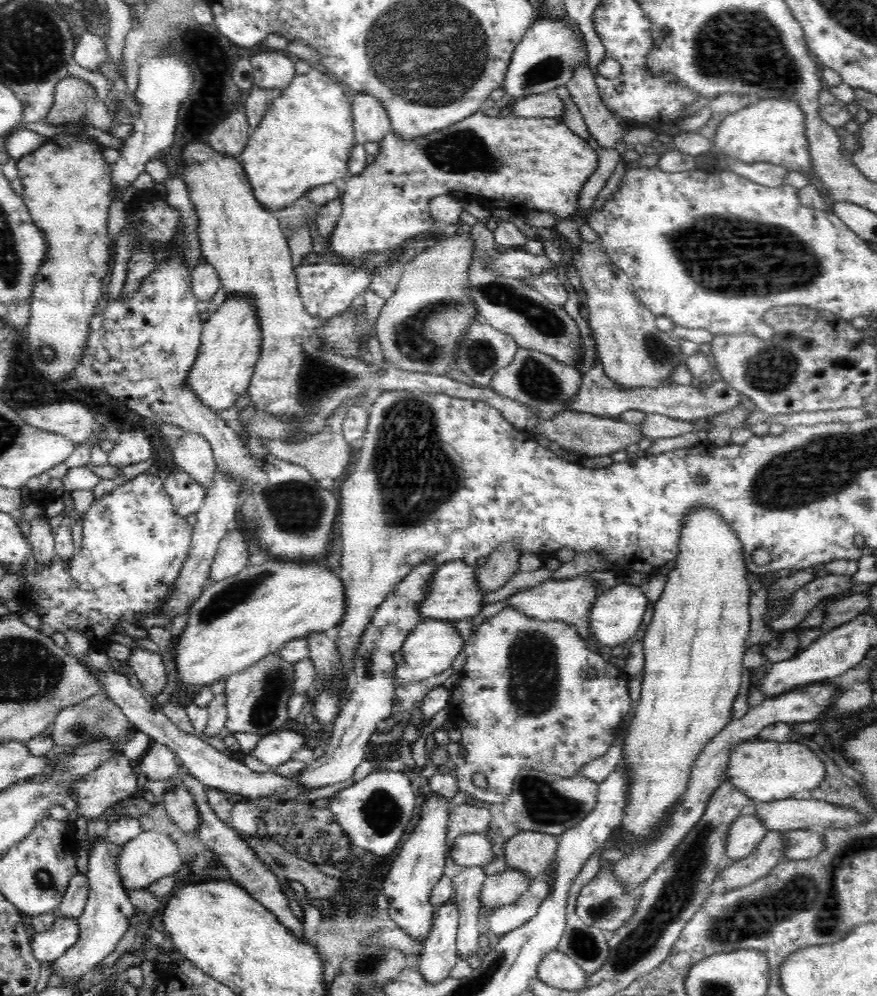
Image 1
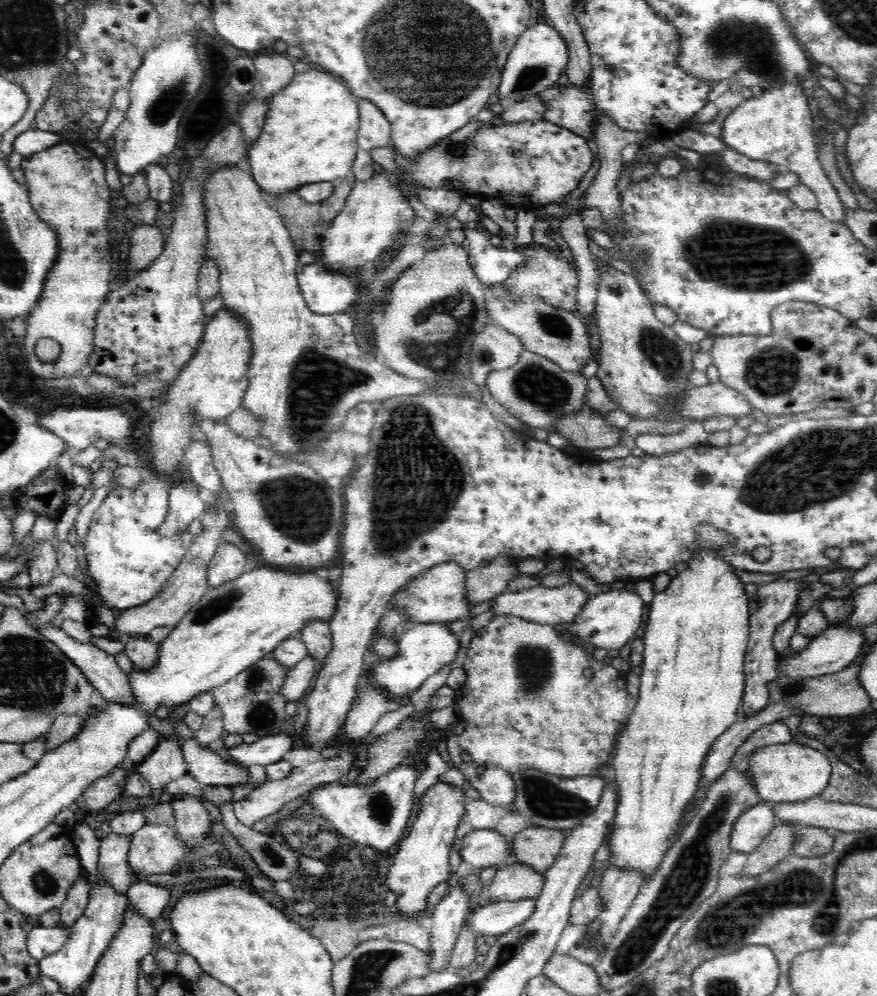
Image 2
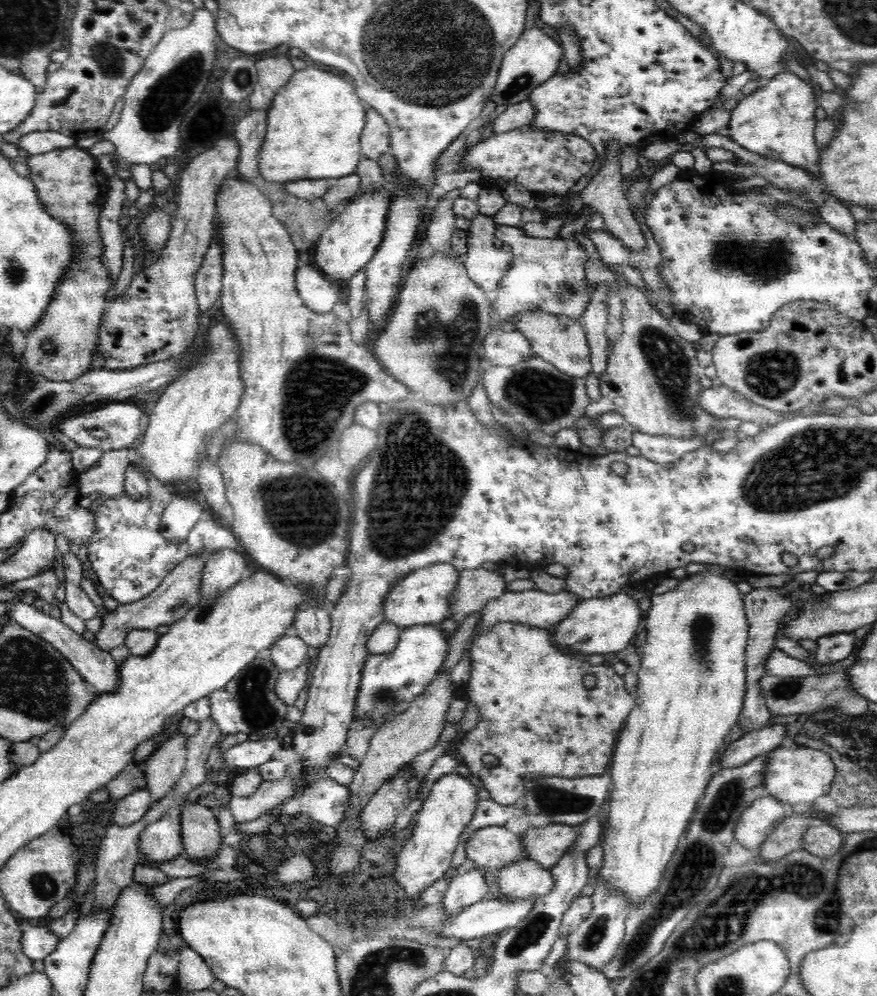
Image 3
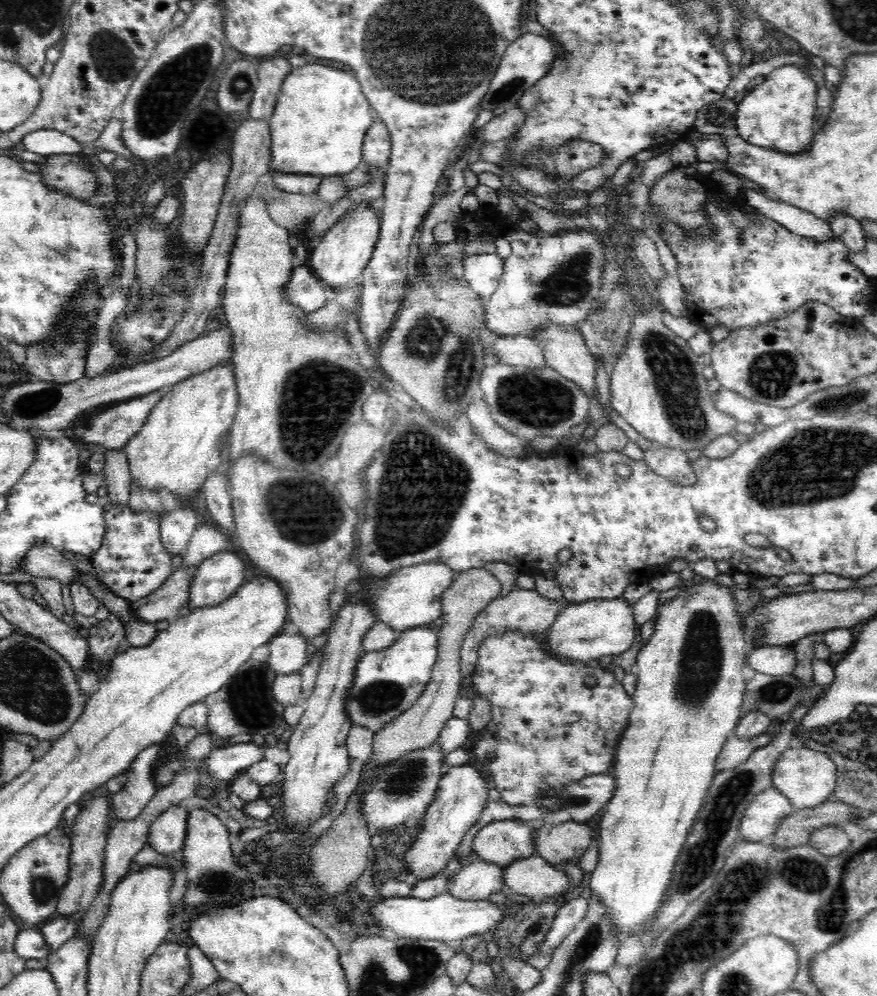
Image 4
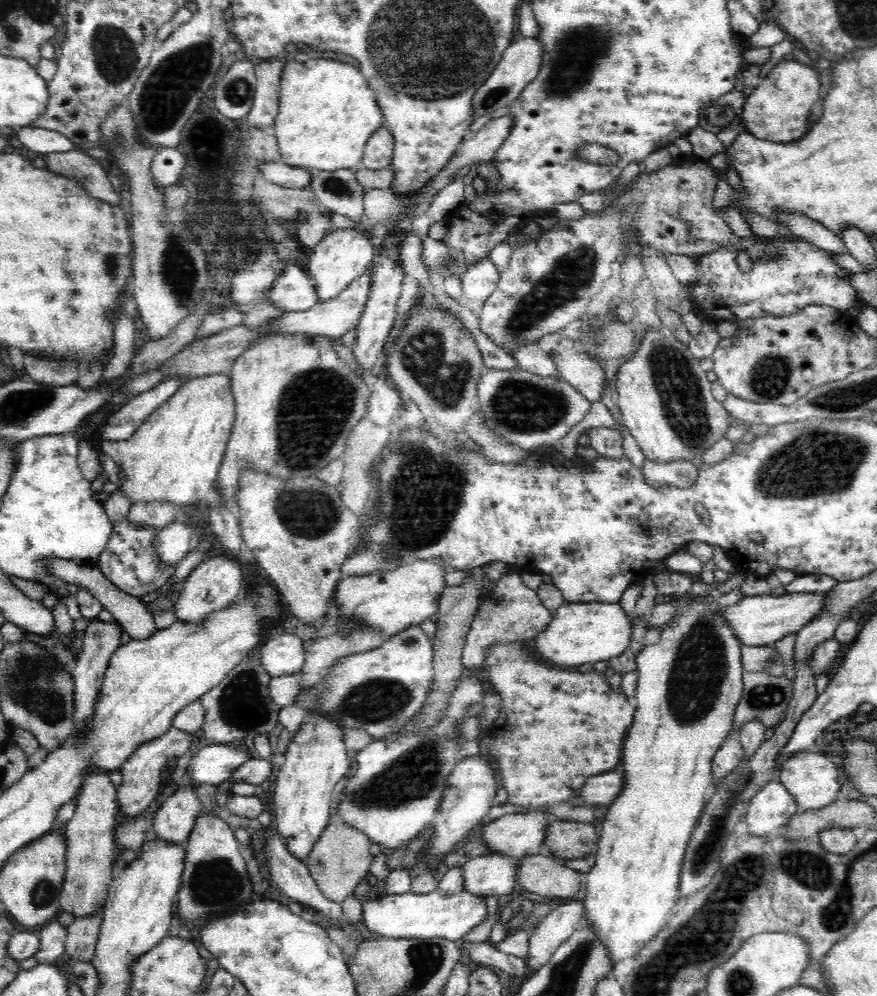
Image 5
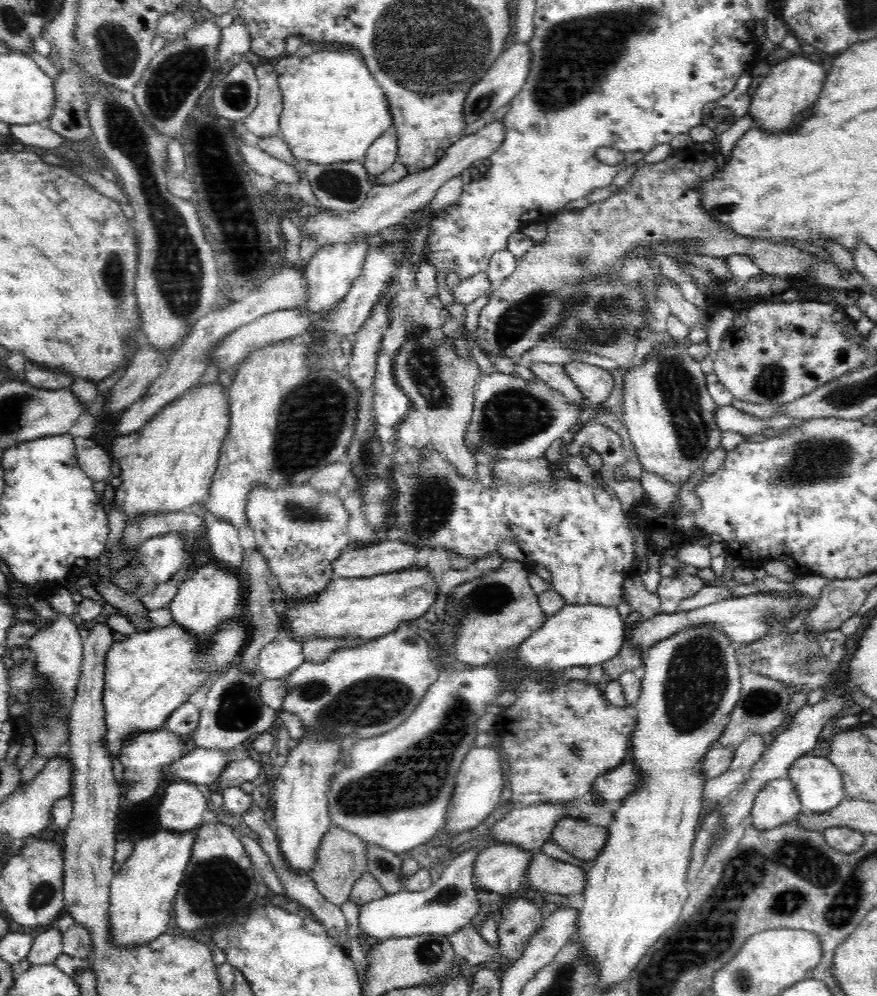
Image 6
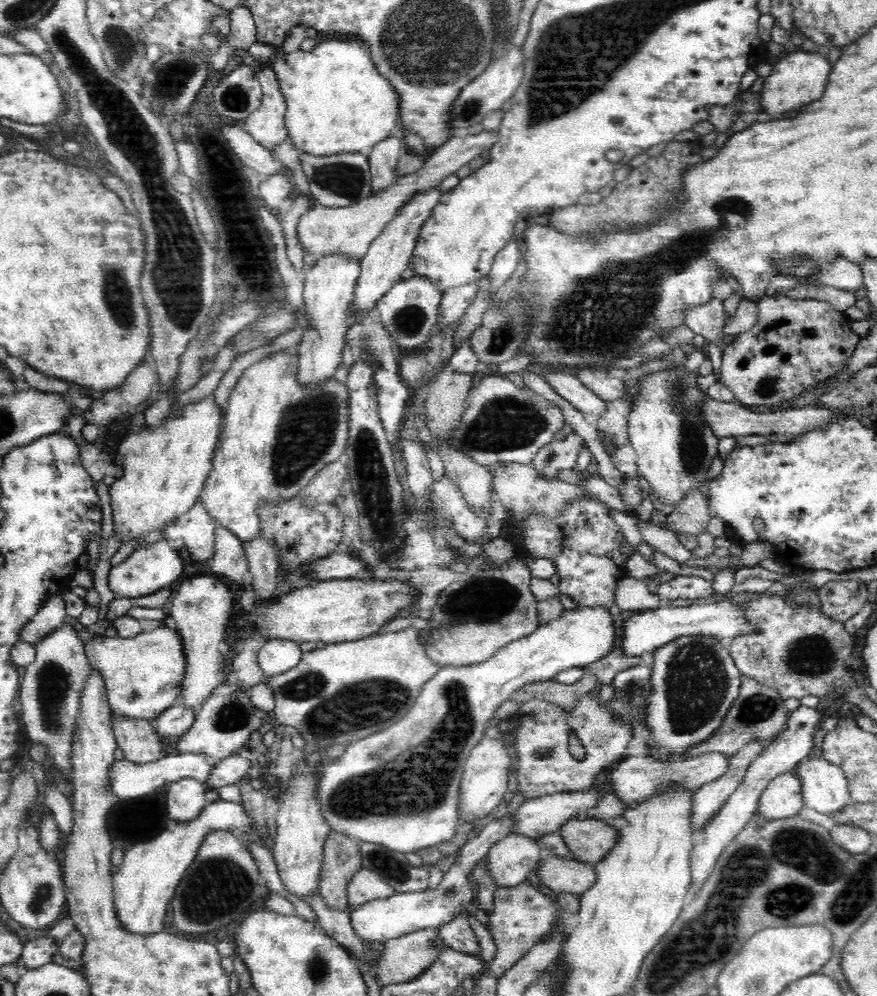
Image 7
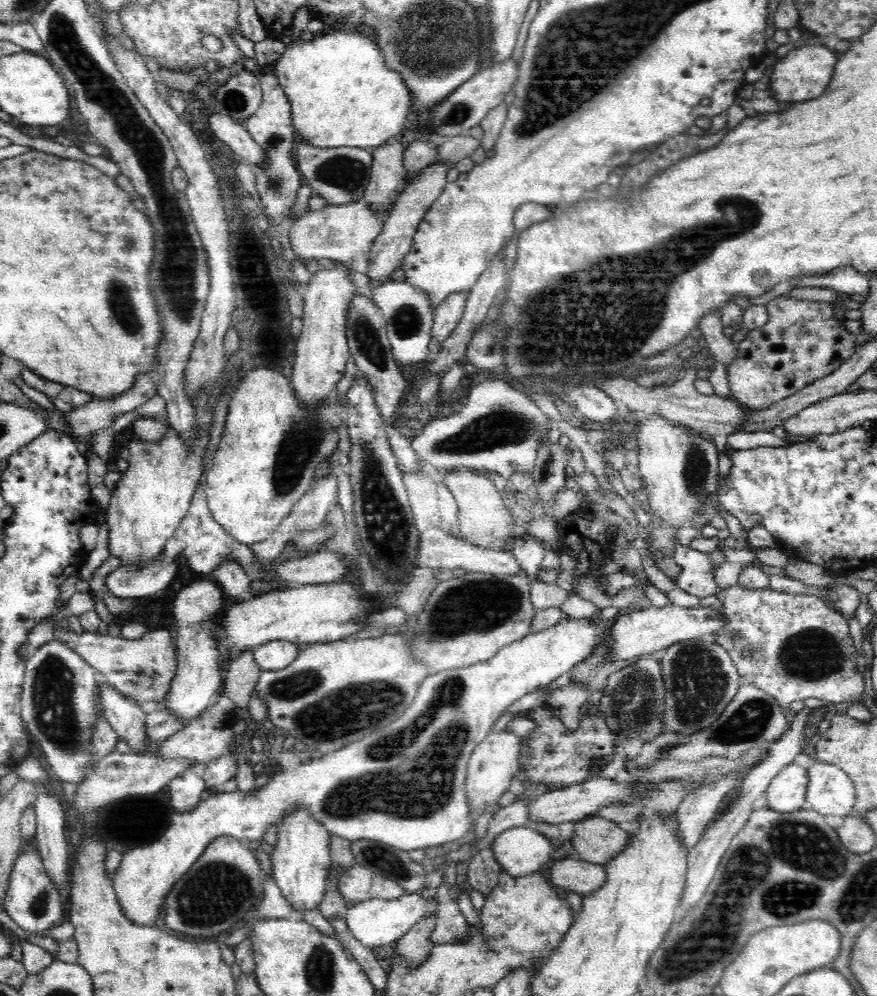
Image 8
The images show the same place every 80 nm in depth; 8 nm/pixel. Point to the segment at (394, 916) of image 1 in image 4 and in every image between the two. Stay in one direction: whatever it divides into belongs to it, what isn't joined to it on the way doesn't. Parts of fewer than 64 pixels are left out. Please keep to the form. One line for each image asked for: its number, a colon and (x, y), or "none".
2: (422, 861)
3: (451, 801)
4: (462, 795)

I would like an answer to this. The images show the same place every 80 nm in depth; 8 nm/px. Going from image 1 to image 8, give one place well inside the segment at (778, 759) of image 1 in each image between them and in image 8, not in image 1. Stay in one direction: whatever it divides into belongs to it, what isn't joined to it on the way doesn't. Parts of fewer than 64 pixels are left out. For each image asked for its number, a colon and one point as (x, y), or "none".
2: (782, 772)
3: (793, 774)
4: (806, 778)
5: (813, 780)
6: (818, 783)
7: (824, 786)
8: (830, 790)

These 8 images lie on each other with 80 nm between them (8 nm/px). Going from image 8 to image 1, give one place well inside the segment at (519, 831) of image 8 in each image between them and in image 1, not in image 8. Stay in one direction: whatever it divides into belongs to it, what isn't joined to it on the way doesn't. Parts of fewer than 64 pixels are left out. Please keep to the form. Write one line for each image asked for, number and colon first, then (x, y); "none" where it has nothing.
1: (439, 956)
2: (448, 917)
3: (465, 889)
4: (477, 880)
5: (490, 874)
6: (501, 867)
7: (510, 860)

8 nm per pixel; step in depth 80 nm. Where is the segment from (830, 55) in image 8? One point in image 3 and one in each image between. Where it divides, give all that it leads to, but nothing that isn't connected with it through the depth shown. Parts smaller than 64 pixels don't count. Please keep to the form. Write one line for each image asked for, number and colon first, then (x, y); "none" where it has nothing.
3: (777, 120)
4: (778, 114)
5: (778, 109)
6: (794, 84)
7: (801, 77)

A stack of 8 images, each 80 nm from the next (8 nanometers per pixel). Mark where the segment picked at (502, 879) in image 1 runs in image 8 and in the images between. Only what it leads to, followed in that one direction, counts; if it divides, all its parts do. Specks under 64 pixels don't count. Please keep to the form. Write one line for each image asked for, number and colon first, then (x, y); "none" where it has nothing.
2: (514, 881)
3: (522, 879)
4: (535, 877)
5: (542, 875)
6: (546, 874)
7: (572, 876)
8: (581, 877)

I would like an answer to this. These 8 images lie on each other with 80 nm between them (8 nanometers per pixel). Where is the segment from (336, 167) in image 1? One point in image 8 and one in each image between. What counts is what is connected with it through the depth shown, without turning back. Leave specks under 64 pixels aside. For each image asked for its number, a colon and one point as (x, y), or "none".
2: (309, 136)
3: (314, 123)
4: (317, 127)
5: (327, 112)
6: (333, 110)
7: (336, 102)
8: (340, 94)

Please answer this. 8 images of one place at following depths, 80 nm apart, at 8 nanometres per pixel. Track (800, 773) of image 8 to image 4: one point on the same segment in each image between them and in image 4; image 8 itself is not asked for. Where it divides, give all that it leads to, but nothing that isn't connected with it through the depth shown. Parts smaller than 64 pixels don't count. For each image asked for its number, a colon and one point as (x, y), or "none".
4: (767, 811)
5: (772, 806)
6: (778, 803)
7: (783, 798)

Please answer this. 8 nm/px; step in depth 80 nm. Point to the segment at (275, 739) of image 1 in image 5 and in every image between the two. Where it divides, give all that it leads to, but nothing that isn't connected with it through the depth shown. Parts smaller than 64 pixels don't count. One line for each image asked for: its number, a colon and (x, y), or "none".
2: (266, 751)
3: (249, 754)
4: (223, 764)
5: (212, 765)

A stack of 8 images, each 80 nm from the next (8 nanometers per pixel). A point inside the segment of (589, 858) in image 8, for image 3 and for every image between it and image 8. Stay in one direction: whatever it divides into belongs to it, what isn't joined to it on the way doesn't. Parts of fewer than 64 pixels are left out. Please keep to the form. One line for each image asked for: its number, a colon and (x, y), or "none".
3: (546, 846)
4: (557, 844)
5: (565, 839)
6: (578, 837)
7: (590, 839)

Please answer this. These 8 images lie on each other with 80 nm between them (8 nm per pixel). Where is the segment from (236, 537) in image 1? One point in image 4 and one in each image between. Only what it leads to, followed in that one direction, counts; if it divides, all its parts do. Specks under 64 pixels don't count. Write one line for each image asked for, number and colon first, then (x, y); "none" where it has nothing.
2: (228, 562)
3: (225, 567)
4: (220, 575)

